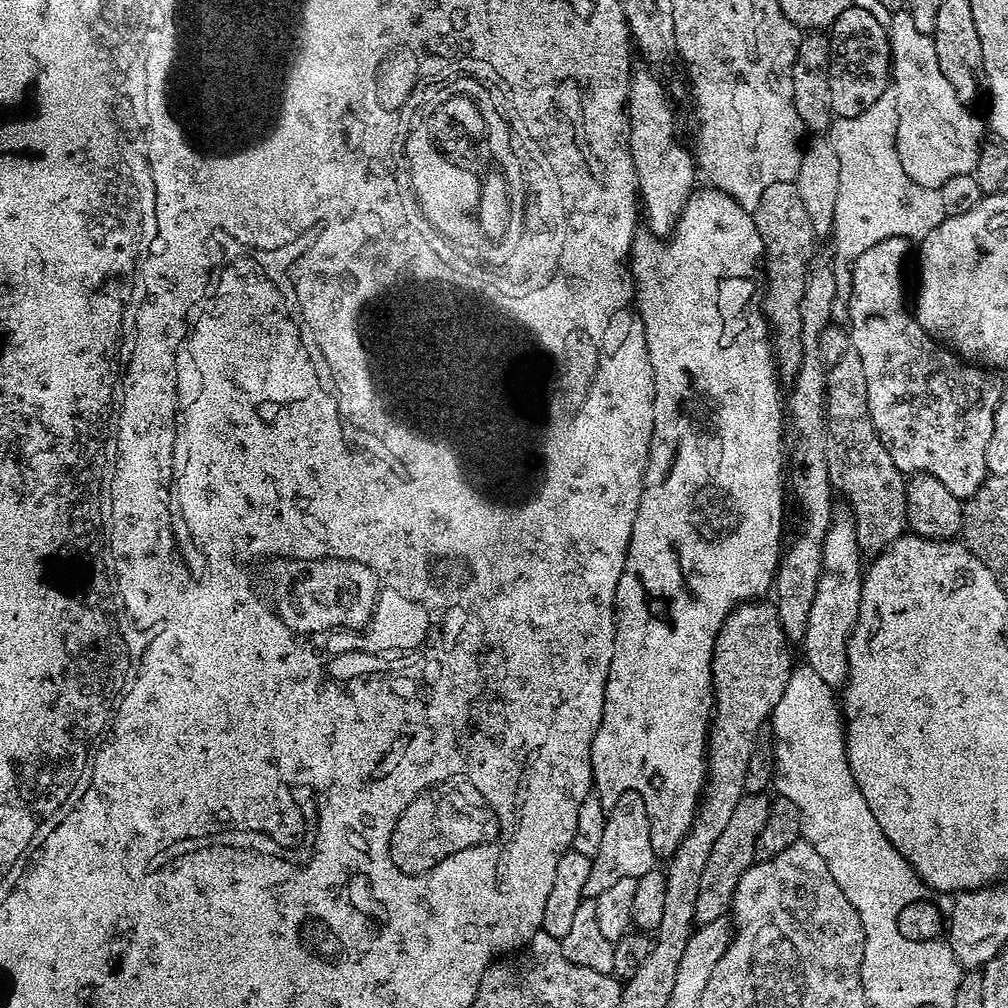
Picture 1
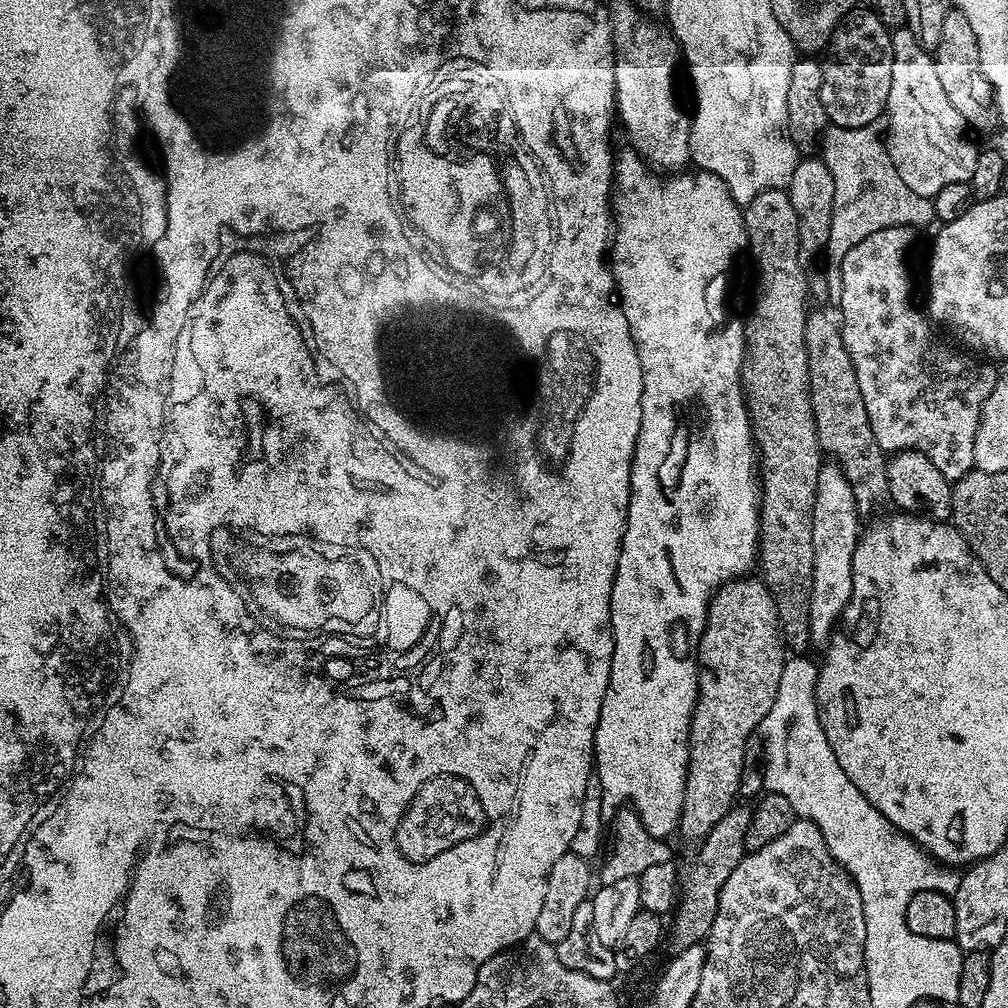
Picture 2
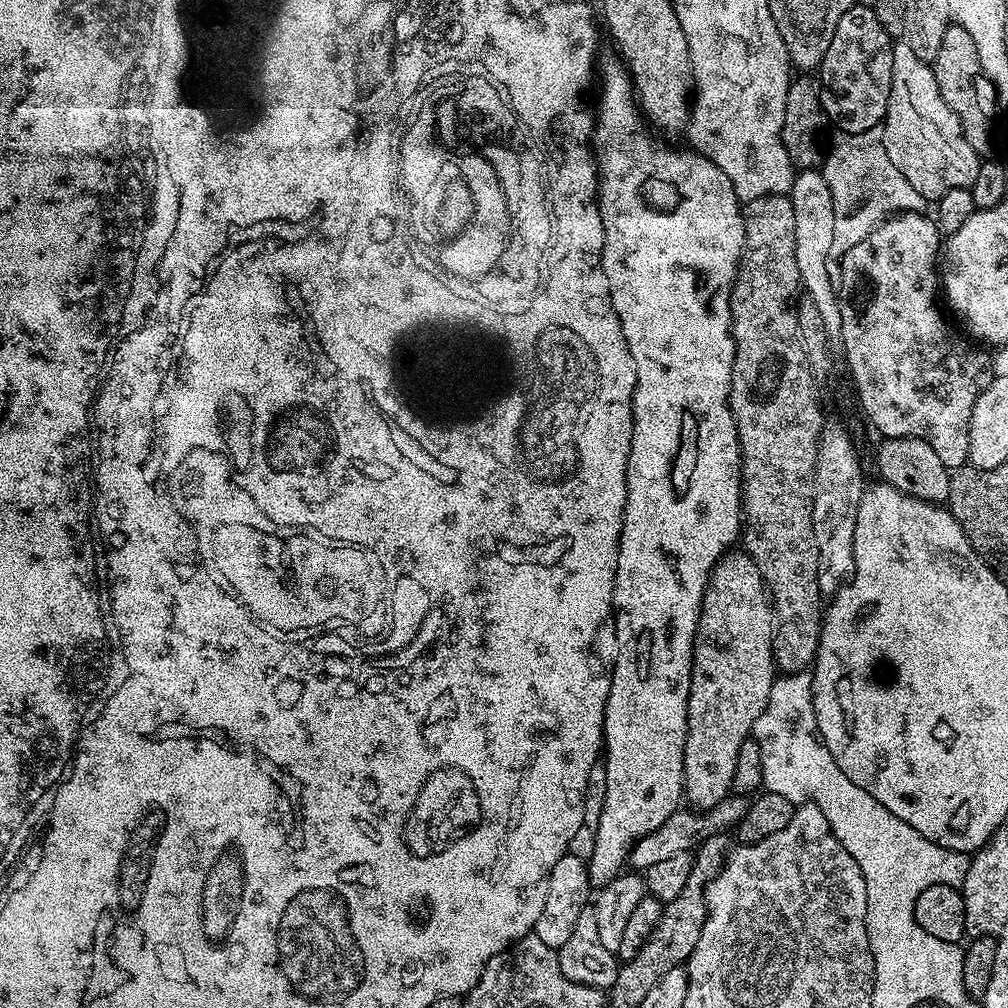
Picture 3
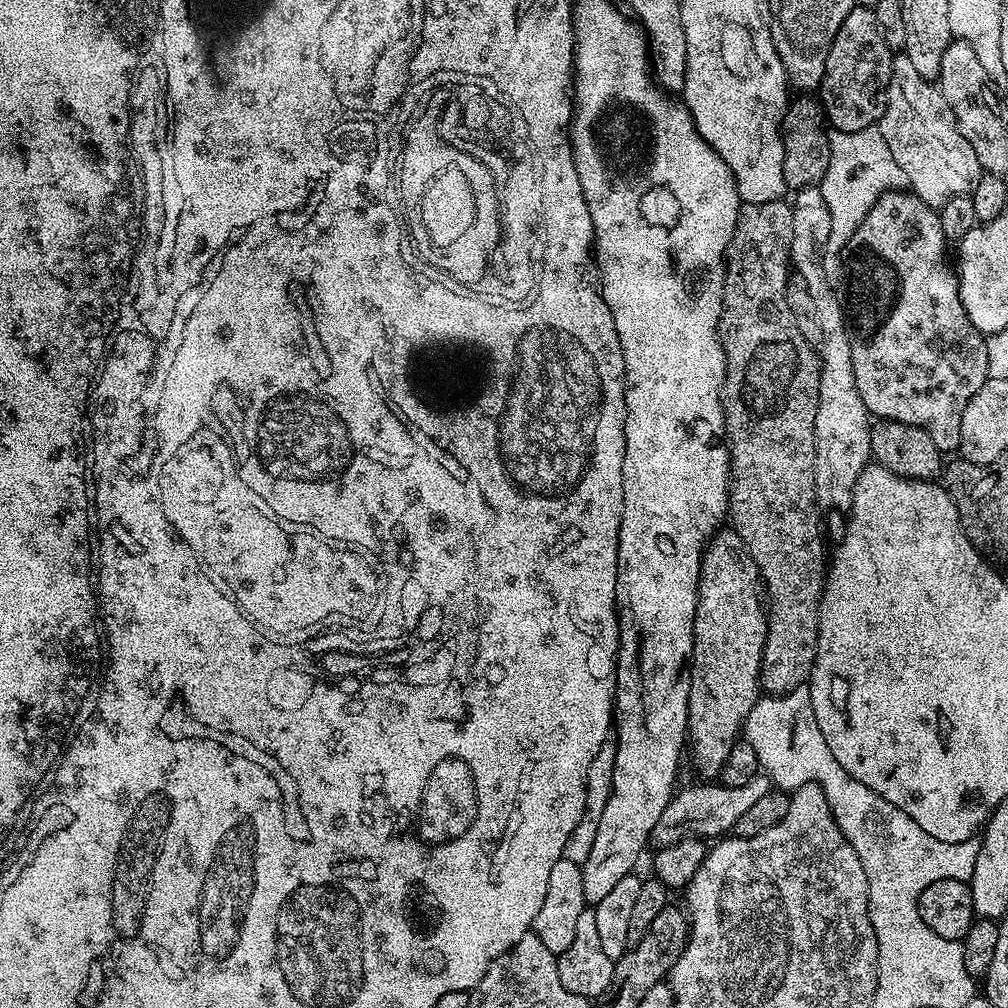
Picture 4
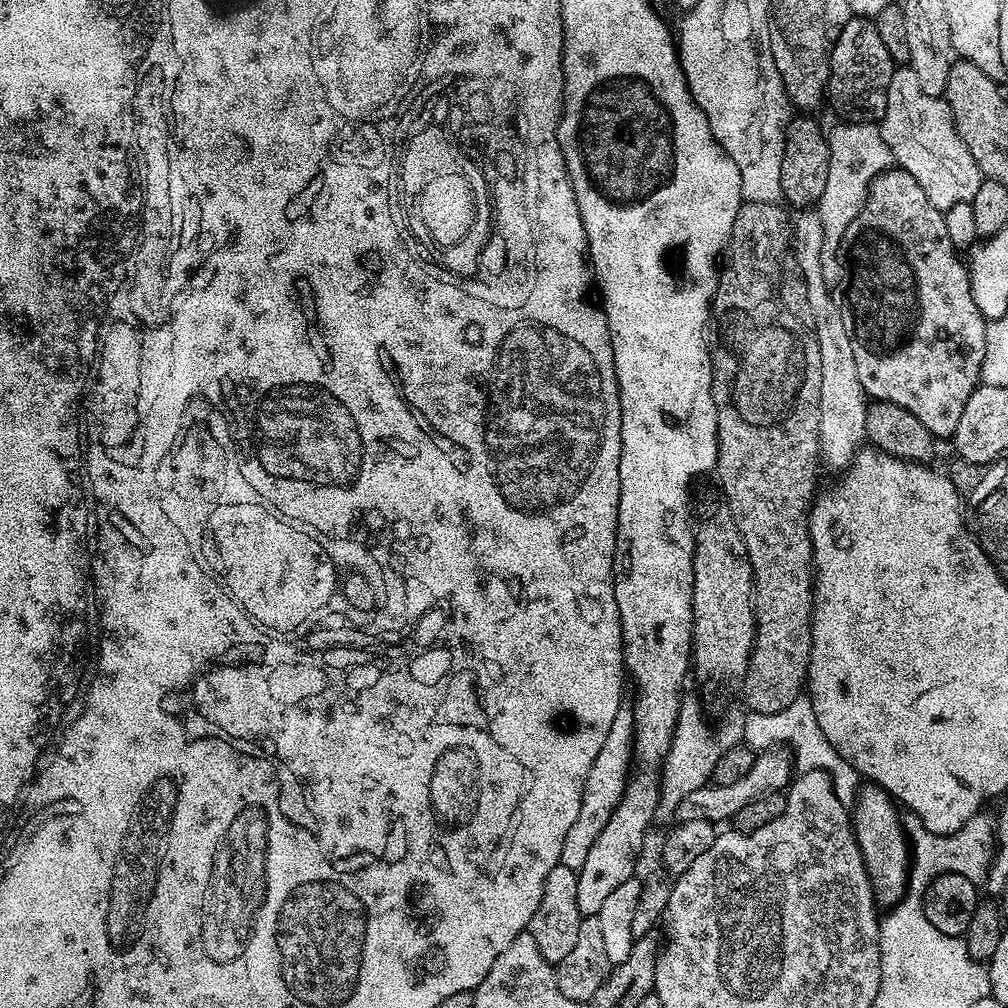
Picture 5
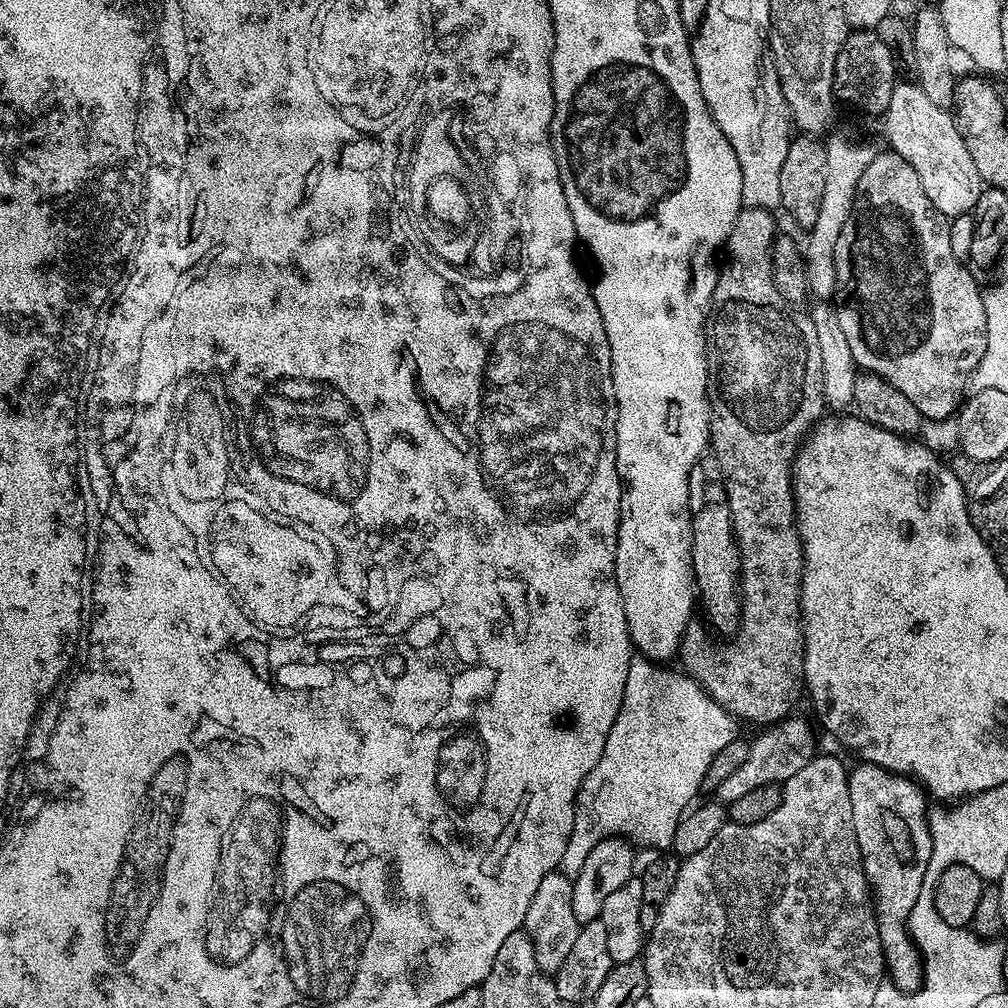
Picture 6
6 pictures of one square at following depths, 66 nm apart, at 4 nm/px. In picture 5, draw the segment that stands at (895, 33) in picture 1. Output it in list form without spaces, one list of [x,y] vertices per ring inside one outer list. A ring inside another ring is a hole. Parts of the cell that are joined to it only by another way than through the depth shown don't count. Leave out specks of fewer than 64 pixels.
[[[912,67],[895,69],[879,126],[886,146],[890,146],[893,161],[922,186],[926,198],[930,198],[930,206],[944,213],[950,206],[958,206],[958,202],[971,202],[974,194],[978,194],[982,179],[978,162],[974,162],[974,154],[970,154],[966,142],[958,138],[950,106],[941,97],[922,90]]]

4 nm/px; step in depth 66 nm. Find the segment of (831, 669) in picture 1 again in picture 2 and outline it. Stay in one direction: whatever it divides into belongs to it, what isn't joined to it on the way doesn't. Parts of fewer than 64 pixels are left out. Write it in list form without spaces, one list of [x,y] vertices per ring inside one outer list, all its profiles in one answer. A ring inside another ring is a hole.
[[[835,462],[821,463],[812,515],[814,570],[812,585],[808,587],[808,625],[810,641],[813,645],[827,645],[833,632],[836,631],[841,614],[850,602],[854,550],[862,535],[860,519],[862,513],[856,504],[854,490],[850,490],[850,482],[846,480],[846,474]]]

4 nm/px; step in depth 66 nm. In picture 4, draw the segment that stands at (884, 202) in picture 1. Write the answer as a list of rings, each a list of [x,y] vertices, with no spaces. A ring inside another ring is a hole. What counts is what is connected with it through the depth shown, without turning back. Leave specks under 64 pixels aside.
[[[879,127],[858,130],[857,133],[833,131],[828,141],[832,151],[830,166],[826,166],[826,174],[820,179],[818,187],[830,209],[830,238],[824,251],[824,269],[826,278],[836,282],[842,276],[846,242],[850,242],[854,230],[862,226],[862,218],[870,214],[883,192],[893,191],[894,186],[907,185],[908,179],[906,174],[902,174],[902,166],[894,162],[894,154],[890,154],[890,146],[886,146],[886,138],[882,138]]]

